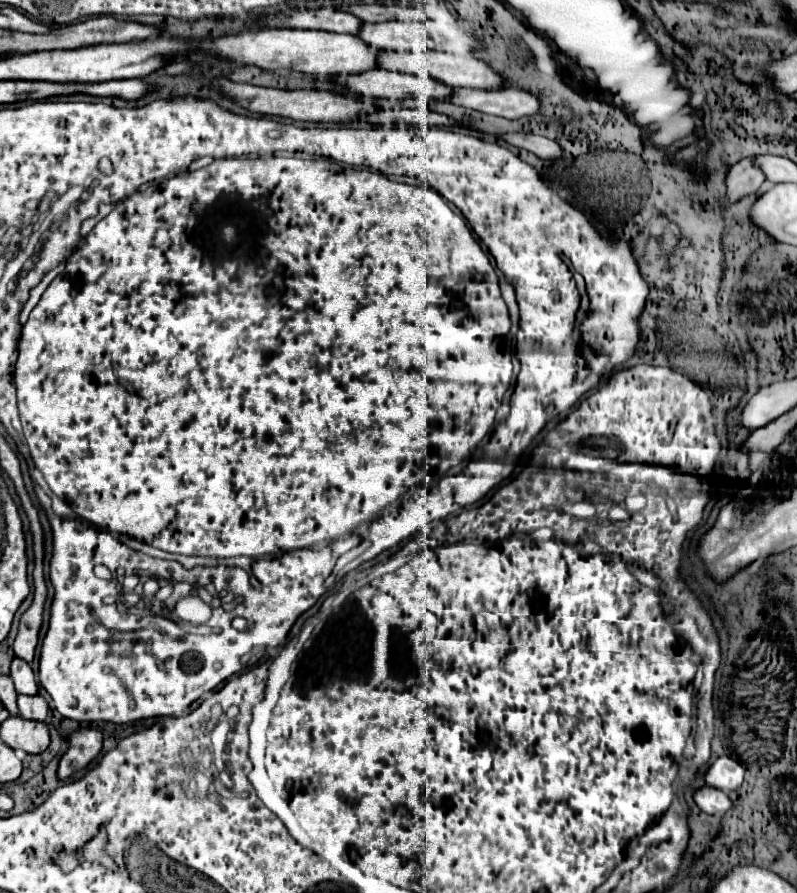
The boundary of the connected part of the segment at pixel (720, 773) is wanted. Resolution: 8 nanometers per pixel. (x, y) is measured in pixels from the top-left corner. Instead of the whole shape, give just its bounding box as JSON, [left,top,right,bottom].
[706,756,744,792]

